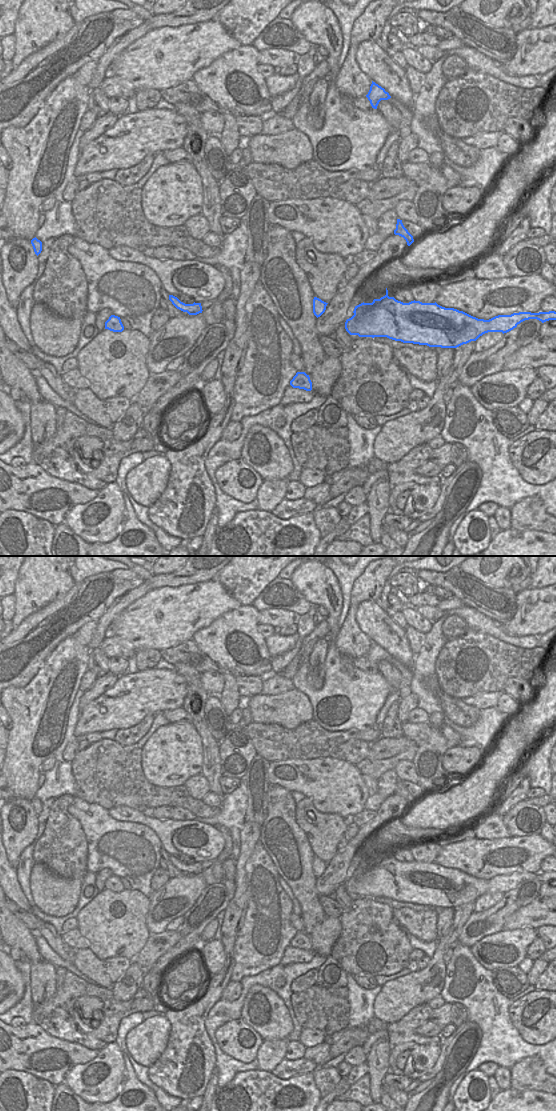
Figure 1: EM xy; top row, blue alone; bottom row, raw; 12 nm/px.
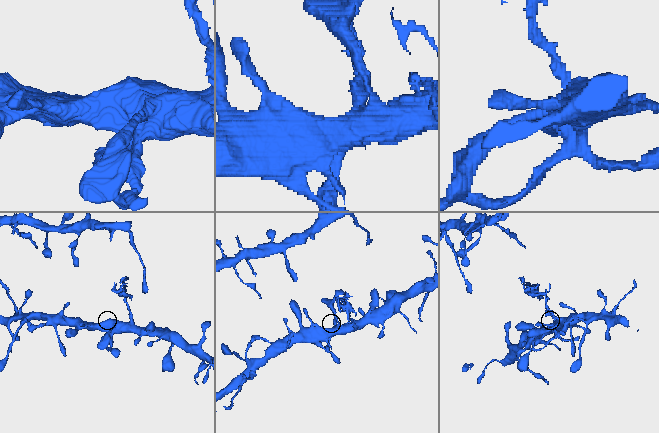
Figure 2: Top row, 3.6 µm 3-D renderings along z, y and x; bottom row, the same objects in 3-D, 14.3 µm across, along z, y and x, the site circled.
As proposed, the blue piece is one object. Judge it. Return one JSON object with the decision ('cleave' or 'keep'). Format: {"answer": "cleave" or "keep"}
{"answer": "cleave"}

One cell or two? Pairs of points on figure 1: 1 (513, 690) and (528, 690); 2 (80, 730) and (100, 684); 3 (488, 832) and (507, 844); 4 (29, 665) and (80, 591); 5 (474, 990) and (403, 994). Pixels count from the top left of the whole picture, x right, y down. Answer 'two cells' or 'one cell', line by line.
1: one cell
2: two cells
3: two cells
4: one cell
5: two cells

